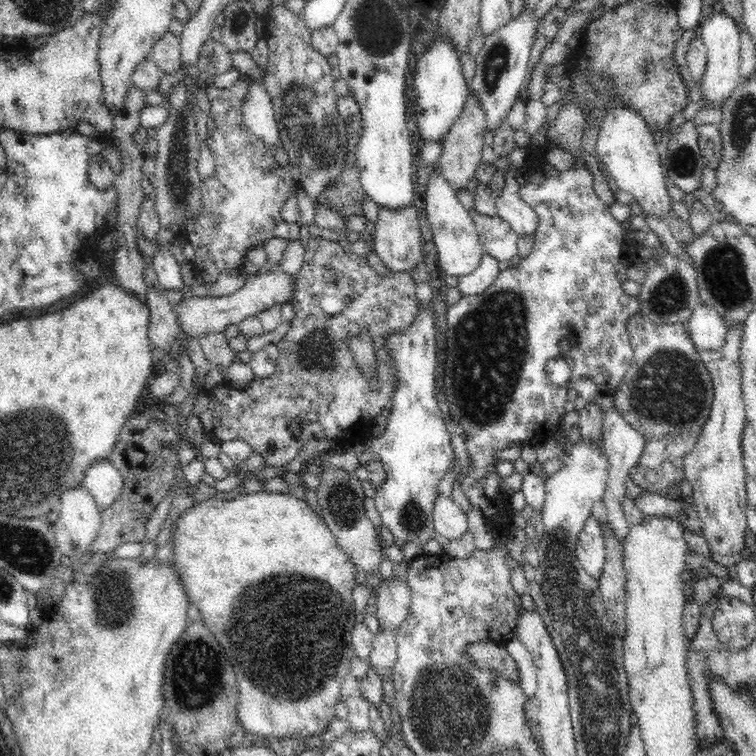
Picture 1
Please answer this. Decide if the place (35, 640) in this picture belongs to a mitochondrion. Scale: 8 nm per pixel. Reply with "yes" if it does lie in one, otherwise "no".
no

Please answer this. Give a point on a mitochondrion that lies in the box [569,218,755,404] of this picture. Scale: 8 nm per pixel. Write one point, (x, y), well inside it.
(670, 297)

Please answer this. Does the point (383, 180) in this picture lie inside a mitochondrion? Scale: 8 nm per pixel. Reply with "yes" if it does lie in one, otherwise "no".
no

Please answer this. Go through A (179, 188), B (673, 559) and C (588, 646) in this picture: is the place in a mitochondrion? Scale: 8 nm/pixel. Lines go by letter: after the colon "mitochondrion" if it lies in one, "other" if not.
A: mitochondrion
B: other
C: mitochondrion

